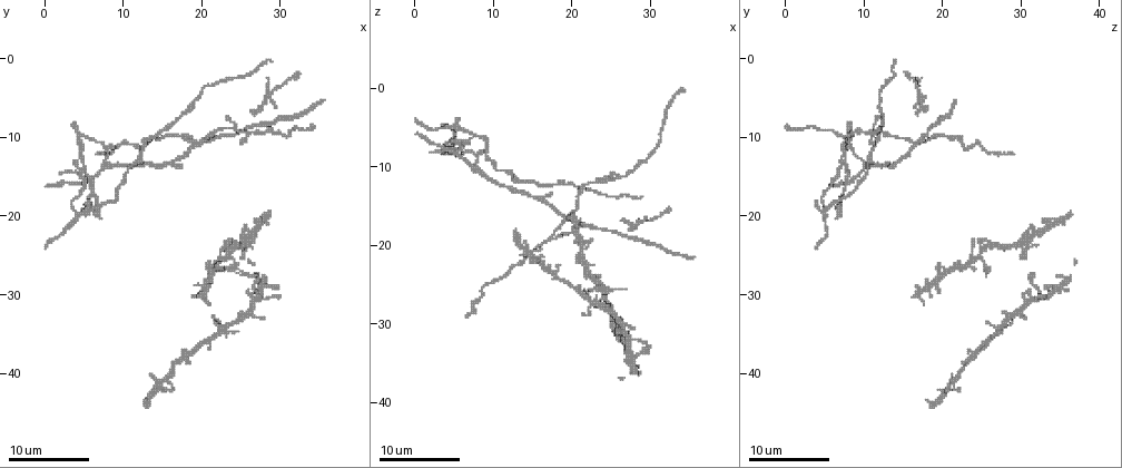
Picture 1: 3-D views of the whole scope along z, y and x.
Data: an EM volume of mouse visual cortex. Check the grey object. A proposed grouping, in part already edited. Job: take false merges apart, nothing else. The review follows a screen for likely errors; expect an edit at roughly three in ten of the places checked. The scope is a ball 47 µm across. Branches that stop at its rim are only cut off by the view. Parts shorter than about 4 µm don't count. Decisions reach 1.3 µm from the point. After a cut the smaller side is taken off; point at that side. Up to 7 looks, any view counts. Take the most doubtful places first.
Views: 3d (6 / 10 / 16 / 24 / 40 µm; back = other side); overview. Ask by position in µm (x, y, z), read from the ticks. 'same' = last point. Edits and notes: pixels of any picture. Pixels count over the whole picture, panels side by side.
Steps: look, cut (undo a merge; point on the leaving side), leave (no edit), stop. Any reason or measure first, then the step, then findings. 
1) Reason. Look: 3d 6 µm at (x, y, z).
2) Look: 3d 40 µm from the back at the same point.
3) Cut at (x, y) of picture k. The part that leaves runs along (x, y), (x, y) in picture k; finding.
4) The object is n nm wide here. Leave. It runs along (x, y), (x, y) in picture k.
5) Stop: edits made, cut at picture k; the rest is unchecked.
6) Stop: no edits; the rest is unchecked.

Looks like a crossing. Look: 3d 10 µm at (20.0, 10.5, 16.5).

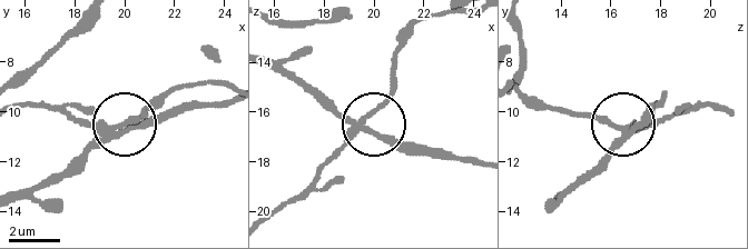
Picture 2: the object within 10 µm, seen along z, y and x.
Look: 3d 6 µm at (19.5, 10.7, 16.6).

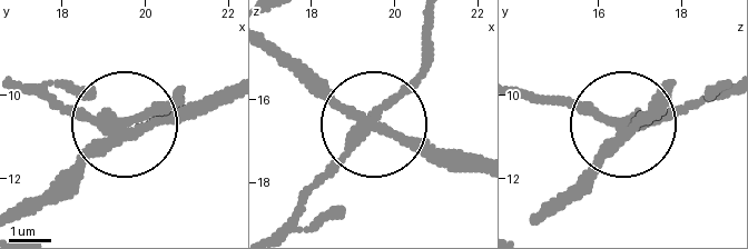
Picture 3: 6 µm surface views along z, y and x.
The object is 270 nm wide here. Cut at (427, 145) of picture 3. The part that leaves runs along (363, 122), (271, 55) in picture 3; two cells meet here.

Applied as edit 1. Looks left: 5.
Three arms meet. Look: 3d 6 µm at (25.5, 24.0, 30.5).

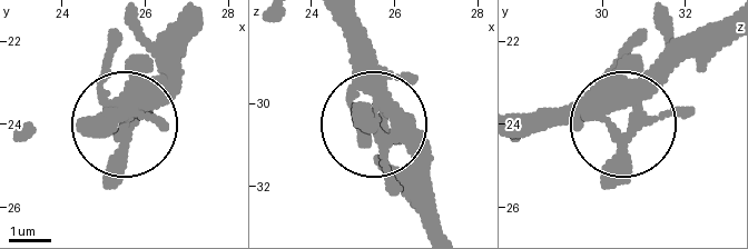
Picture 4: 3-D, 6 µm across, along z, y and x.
Look: 3d 6 µm from the back at (25.45, 24.45, 30.55).

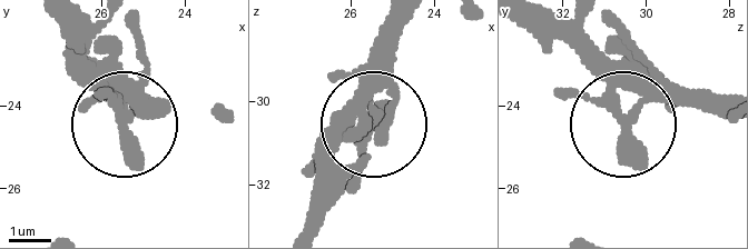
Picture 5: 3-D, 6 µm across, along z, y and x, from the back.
3 arms meet here. Leave. All the same cell.

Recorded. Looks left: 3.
Look: 3d 10 µm at (24.5, 9.0, 12.0).

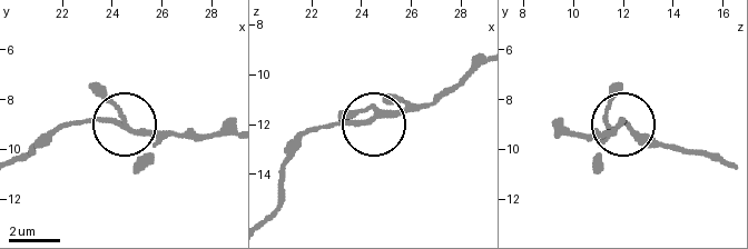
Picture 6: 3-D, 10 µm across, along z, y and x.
3 arms meet here. Leave. It runs along (271, 213), (285, 157), (315, 129), (366, 125), (434, 106) in picture 6; continuous, no second cell.

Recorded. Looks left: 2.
Stop: edits made, cut at picture 3; the rest is unchecked.

